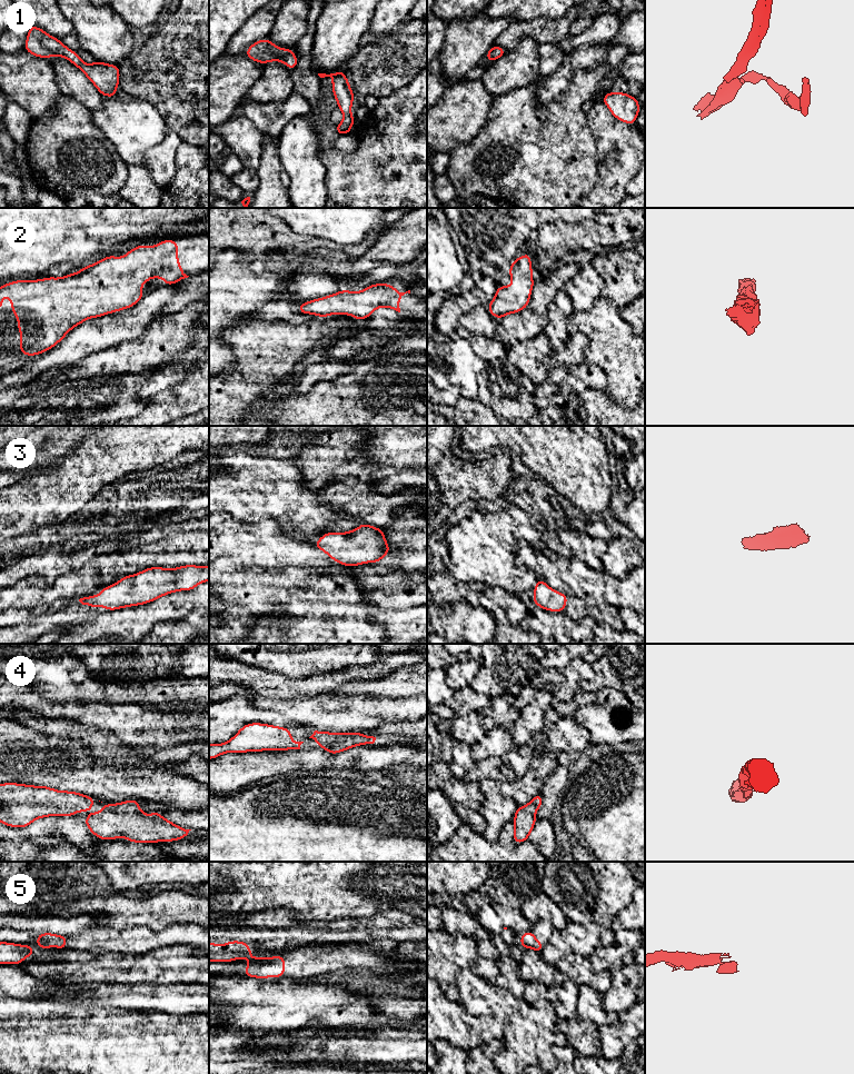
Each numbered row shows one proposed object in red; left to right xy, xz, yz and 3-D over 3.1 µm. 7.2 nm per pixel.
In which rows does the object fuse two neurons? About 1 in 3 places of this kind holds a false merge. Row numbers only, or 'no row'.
5

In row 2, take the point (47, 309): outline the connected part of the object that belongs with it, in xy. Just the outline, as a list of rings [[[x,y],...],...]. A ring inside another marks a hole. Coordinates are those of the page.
[[[161,240],[156,246],[139,245],[121,258],[108,256],[61,278],[48,277],[4,284],[0,287],[0,310],[2,297],[9,296],[21,334],[20,351],[27,357],[40,355],[50,350],[85,320],[135,306],[143,298],[141,287],[150,278],[163,278],[165,286],[188,278],[180,268],[178,250],[177,240]]]

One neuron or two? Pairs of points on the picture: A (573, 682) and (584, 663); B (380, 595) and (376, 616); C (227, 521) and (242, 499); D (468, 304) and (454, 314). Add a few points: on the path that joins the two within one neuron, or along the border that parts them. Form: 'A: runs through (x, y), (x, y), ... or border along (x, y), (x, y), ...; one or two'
A: runs through (573, 677), (581, 667); one
B: border along (376, 606), (405, 607); two
C: border along (226, 510), (237, 520), (256, 523); two
D: runs through (465, 304), (457, 310); one

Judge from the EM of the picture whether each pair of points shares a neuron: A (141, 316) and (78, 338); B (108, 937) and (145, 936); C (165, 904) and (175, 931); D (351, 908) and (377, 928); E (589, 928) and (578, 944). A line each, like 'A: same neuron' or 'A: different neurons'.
A: same neuron
B: same neuron
C: different neurons
D: different neurons
E: same neuron

